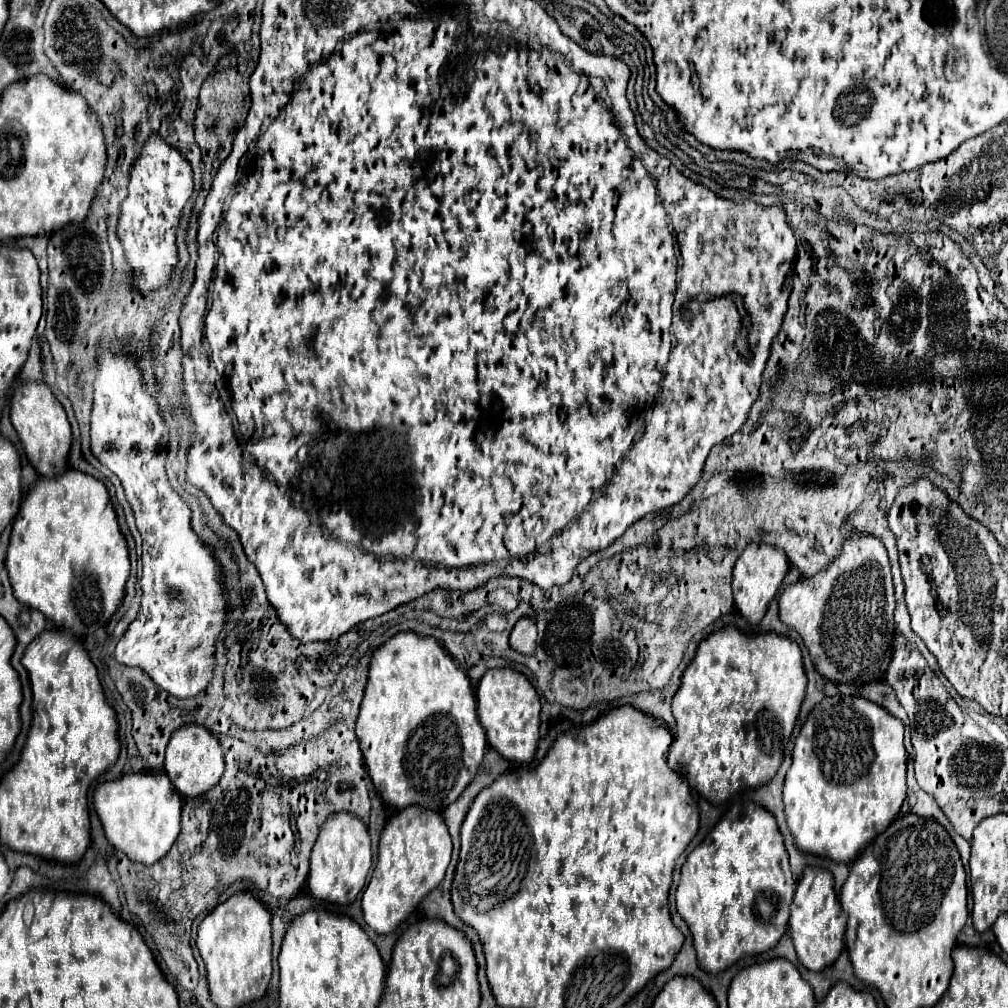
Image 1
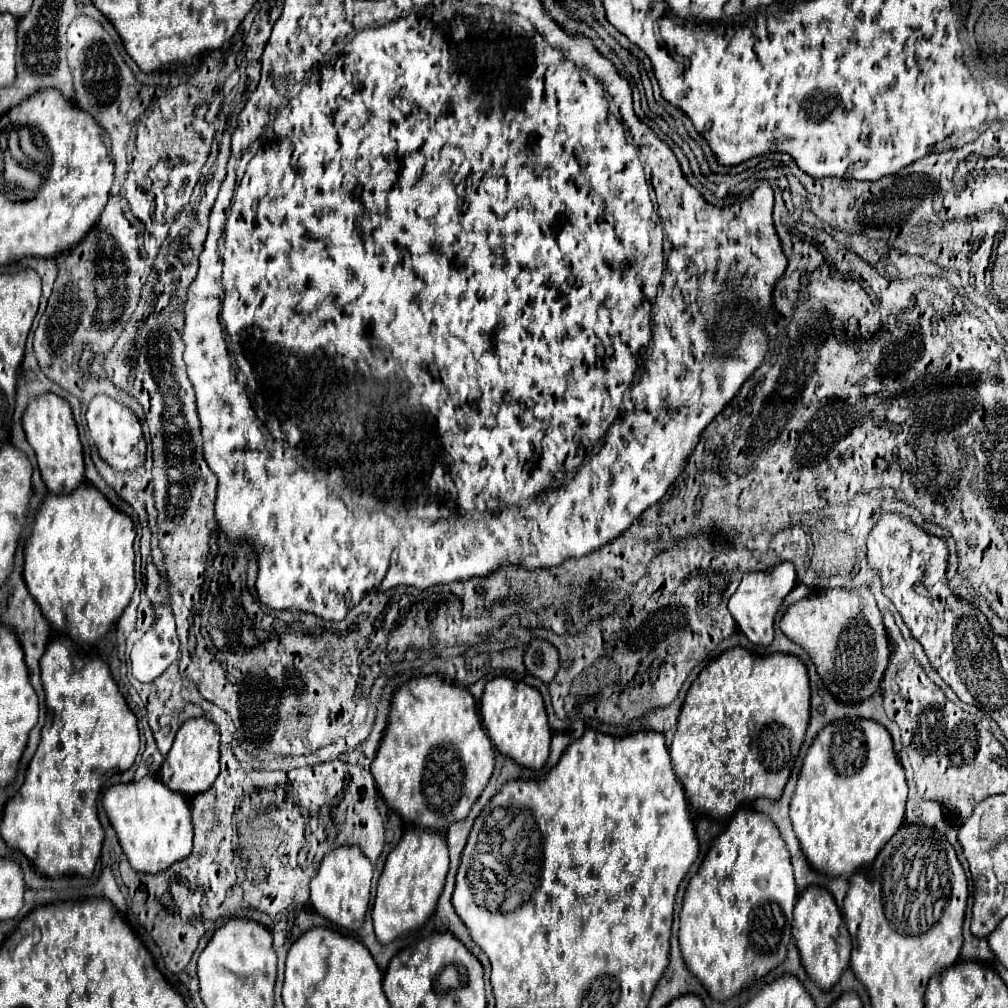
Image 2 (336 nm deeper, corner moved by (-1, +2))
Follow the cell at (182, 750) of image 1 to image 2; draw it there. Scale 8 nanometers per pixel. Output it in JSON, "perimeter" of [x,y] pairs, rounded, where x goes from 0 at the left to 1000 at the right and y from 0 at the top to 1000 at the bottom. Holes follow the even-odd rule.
{"perimeter":[[[194,711],[194,713],[187,713],[181,717],[181,721],[175,727],[173,739],[167,745],[161,763],[159,763],[159,773],[161,777],[177,787],[183,787],[187,791],[196,789],[204,783],[208,783],[210,775],[216,771],[218,767],[218,727],[214,723],[214,719],[204,713],[204,711]]]}

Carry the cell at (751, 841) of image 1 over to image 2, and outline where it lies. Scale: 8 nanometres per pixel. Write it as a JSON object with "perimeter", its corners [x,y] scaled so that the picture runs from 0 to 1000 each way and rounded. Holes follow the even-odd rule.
{"perimeter":[[[733,802],[727,810],[722,822],[704,838],[692,866],[685,872],[675,904],[675,943],[679,957],[710,993],[732,987],[780,951],[786,930],[786,894],[792,890],[784,846],[764,811],[741,802]]]}

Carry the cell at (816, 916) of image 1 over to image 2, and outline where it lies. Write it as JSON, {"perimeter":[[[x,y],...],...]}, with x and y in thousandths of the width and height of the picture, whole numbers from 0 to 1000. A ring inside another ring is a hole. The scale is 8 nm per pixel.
{"perimeter":[[[802,880],[798,886],[794,886],[794,890],[788,898],[786,928],[790,932],[790,939],[794,943],[794,951],[796,951],[796,957],[800,961],[802,969],[817,983],[821,983],[825,977],[829,977],[835,963],[843,955],[845,934],[843,934],[843,928],[837,920],[835,908],[833,908],[823,884],[819,884],[815,880]]]}

